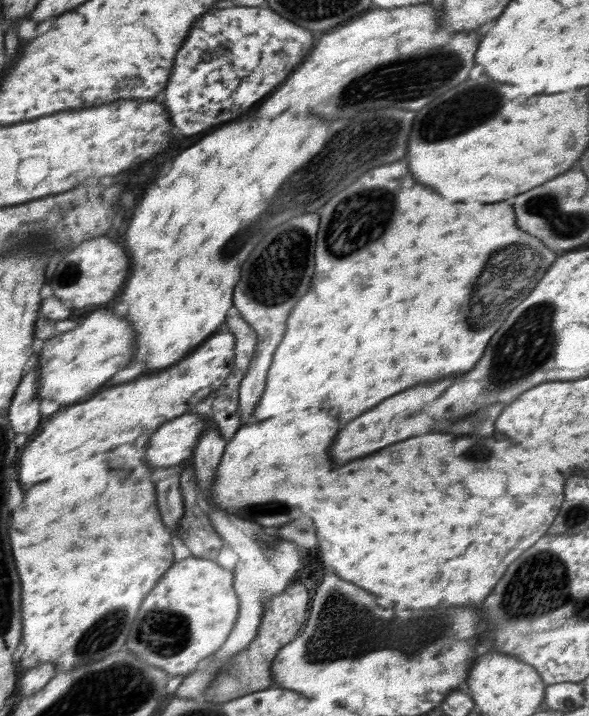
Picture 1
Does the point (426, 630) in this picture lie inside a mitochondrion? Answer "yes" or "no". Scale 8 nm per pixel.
yes

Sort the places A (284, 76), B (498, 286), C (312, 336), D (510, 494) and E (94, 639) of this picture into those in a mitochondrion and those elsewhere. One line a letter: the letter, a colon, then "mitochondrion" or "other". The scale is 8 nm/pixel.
A: other
B: mitochondrion
C: other
D: other
E: mitochondrion

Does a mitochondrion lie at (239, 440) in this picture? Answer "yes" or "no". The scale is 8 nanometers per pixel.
no

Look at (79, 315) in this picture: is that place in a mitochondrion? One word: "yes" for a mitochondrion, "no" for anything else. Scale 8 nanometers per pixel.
no

